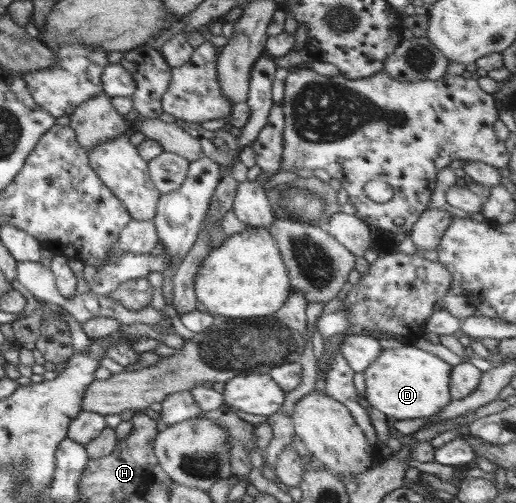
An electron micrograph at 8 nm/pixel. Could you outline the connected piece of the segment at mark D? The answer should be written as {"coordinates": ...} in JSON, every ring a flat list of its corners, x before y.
{"coordinates":[[408,343,400,348,385,349,365,369,365,397,370,406,388,418,431,418,449,404,452,366,435,354]]}

